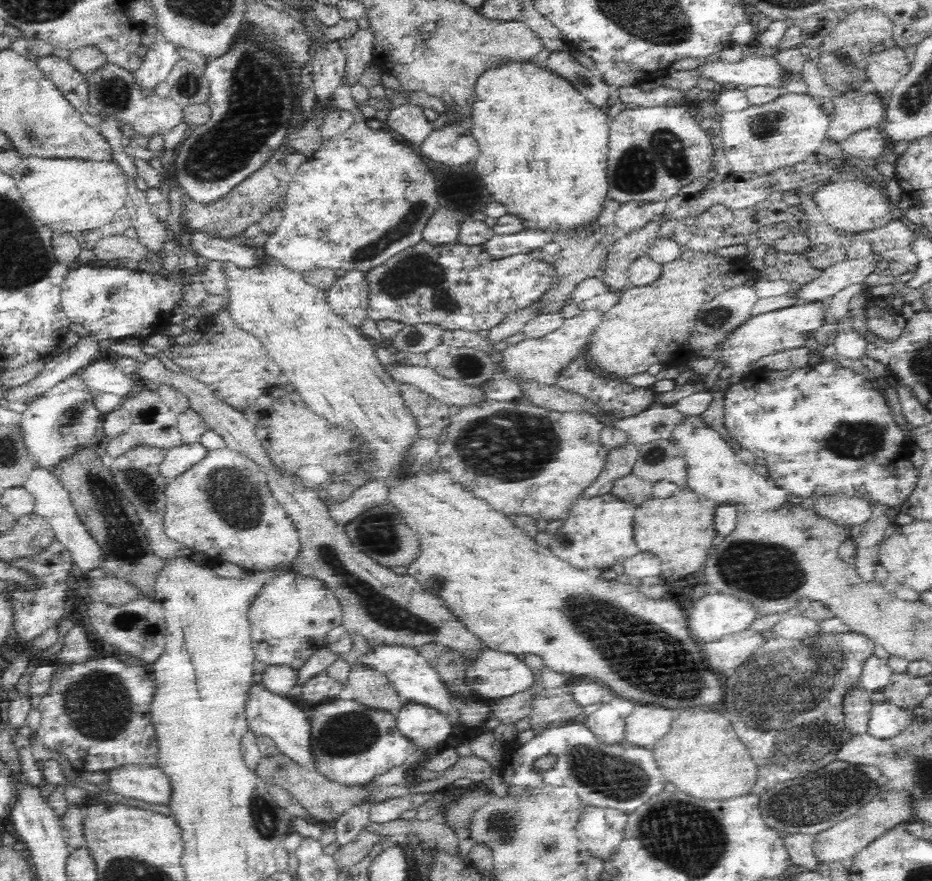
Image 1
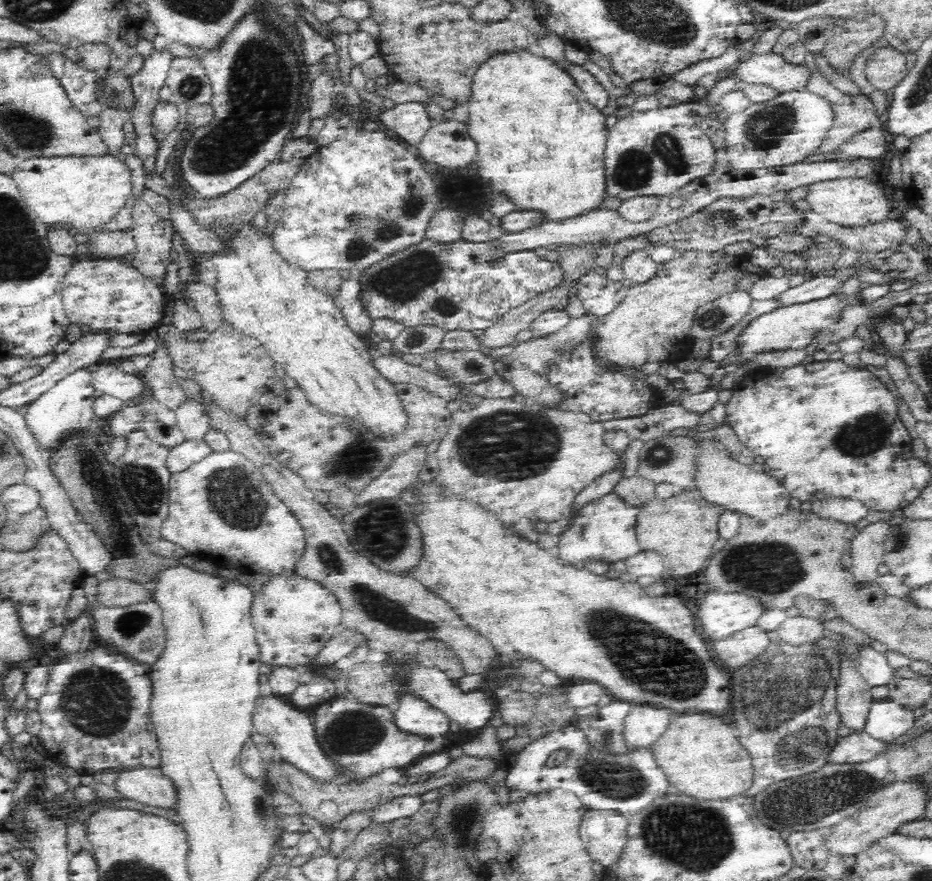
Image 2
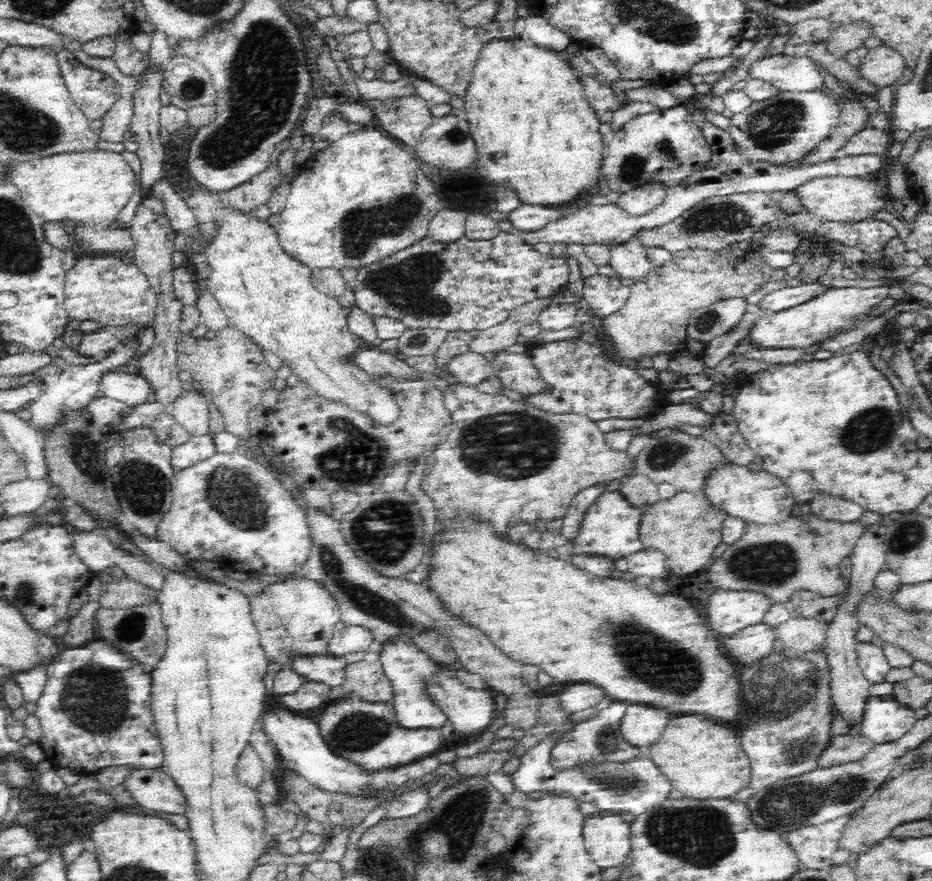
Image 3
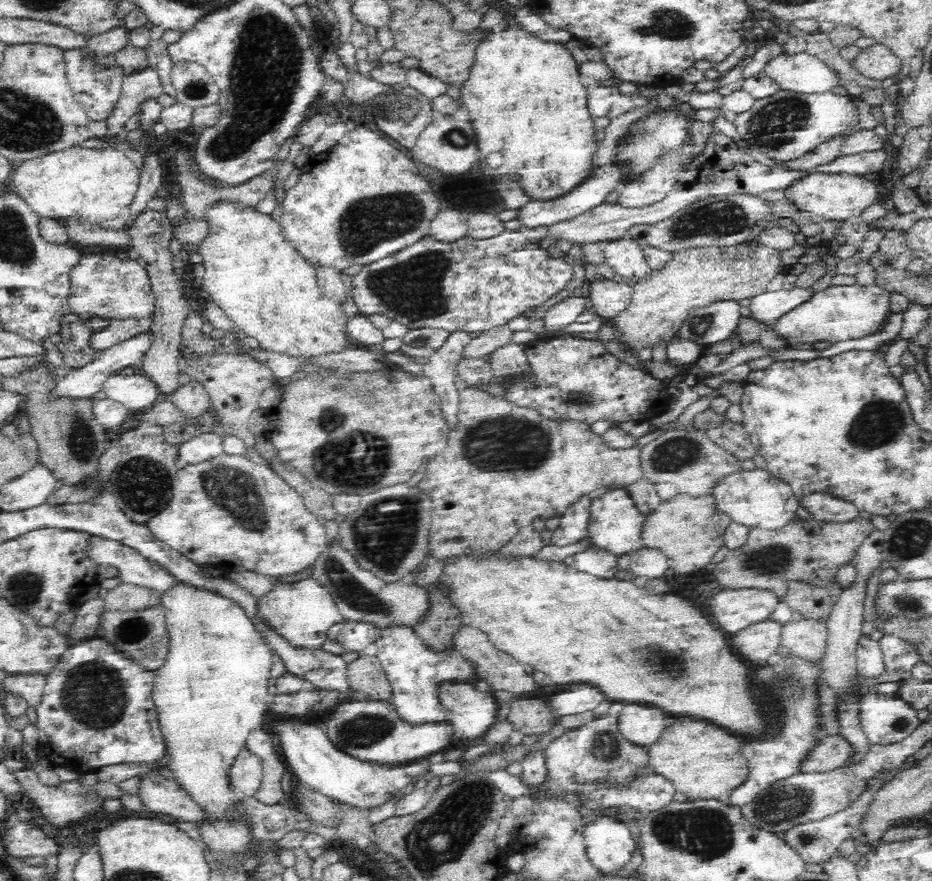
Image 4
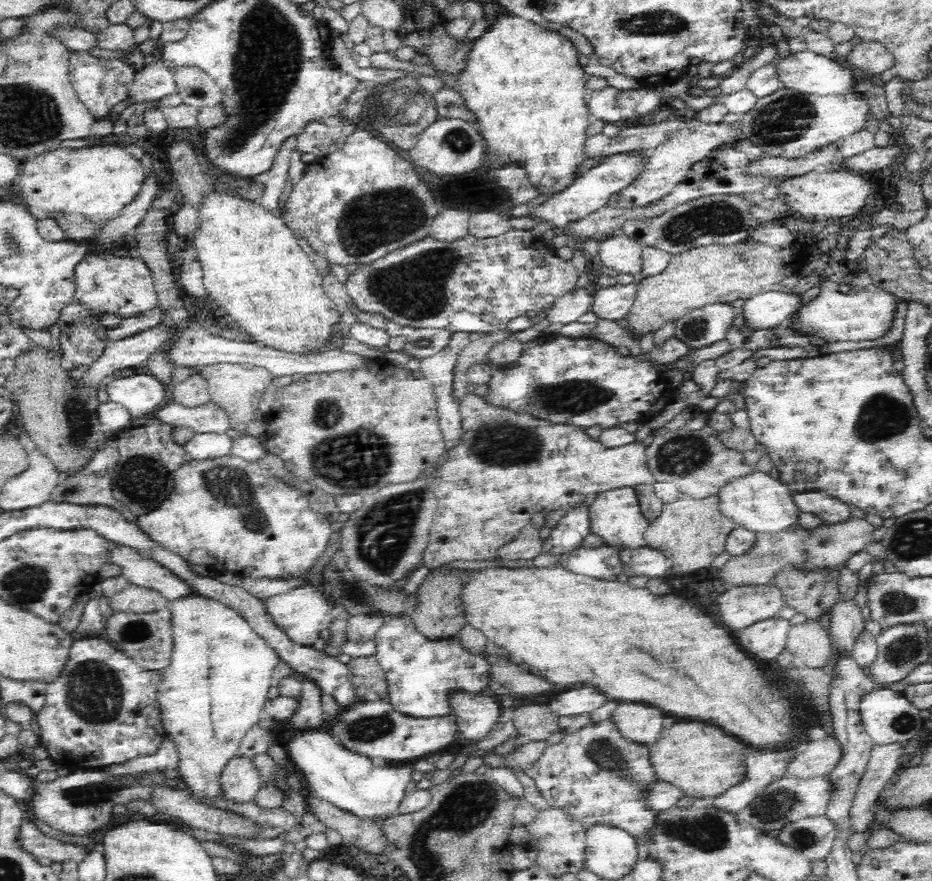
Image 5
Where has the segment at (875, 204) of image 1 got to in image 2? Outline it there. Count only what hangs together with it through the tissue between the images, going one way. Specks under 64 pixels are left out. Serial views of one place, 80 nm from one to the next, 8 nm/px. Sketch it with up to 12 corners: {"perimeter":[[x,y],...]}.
{"perimeter":[[835,178],[810,188],[818,214],[846,228],[888,219],[882,187]]}

